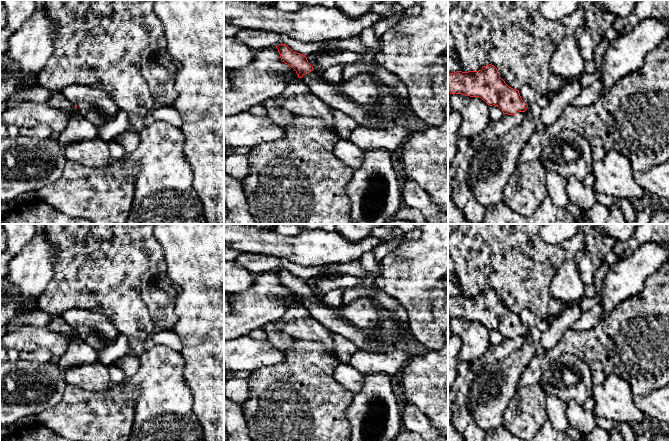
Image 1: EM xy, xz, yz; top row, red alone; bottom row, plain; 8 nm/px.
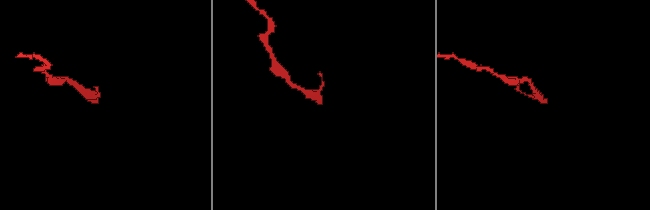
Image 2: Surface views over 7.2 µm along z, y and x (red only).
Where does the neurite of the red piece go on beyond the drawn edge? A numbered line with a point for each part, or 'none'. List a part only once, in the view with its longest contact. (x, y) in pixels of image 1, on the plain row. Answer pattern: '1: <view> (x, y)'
1: xz (329, 317)

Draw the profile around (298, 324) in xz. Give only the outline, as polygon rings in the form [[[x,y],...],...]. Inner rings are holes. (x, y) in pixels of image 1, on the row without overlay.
[[[298,302],[297,307],[287,306],[281,320],[284,322],[282,333],[293,339],[321,343],[330,354],[336,356],[333,333],[317,322],[302,302]]]

